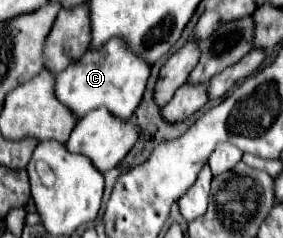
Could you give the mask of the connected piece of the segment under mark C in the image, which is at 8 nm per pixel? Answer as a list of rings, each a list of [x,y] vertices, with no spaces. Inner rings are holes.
[[[113,38],[95,52],[87,52],[73,66],[65,68],[55,76],[55,96],[63,102],[75,118],[85,116],[89,110],[105,106],[111,114],[117,114],[121,120],[129,120],[133,110],[139,106],[145,84],[149,78],[149,64],[129,52],[123,40]]]

